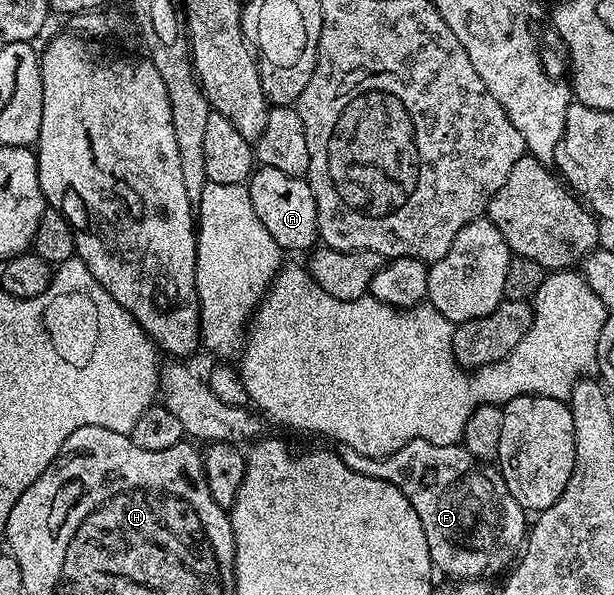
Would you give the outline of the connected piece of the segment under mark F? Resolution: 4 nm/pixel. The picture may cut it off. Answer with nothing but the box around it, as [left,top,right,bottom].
[342,439,529,579]

